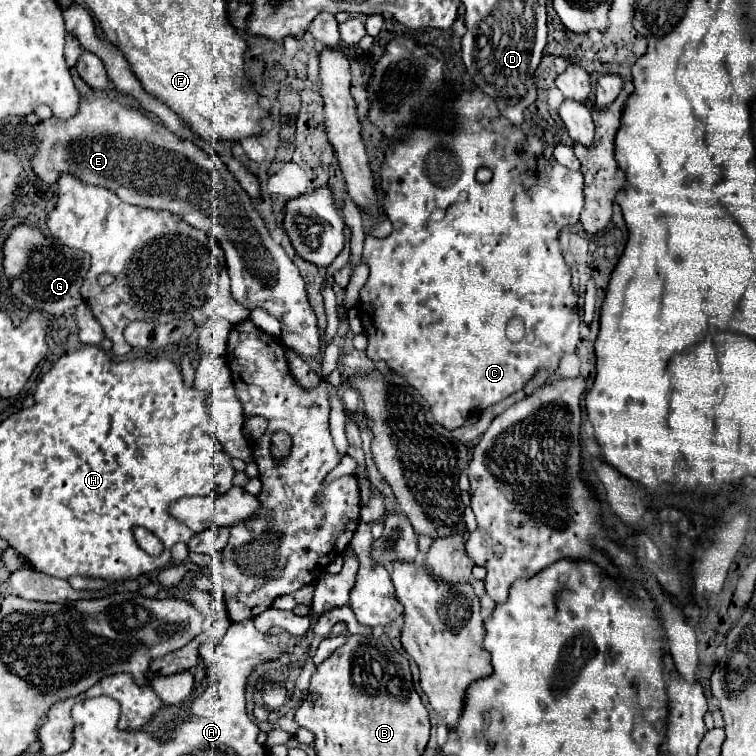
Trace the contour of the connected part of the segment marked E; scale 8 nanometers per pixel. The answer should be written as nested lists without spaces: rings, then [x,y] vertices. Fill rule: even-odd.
[[[68,34],[64,56],[78,94],[82,96],[80,108],[70,120],[50,118],[36,124],[38,150],[32,158],[32,168],[38,178],[52,184],[58,180],[58,174],[70,172],[88,184],[116,192],[128,204],[168,210],[186,220],[186,224],[214,236],[226,256],[234,300],[244,308],[262,308],[278,318],[282,324],[282,340],[288,348],[304,356],[318,354],[320,334],[306,298],[304,280],[282,246],[272,240],[246,190],[220,158],[208,154],[202,146],[182,140],[142,112],[122,106],[120,94],[112,94],[110,98],[86,86],[76,74],[76,62],[84,52],[80,42]]]

